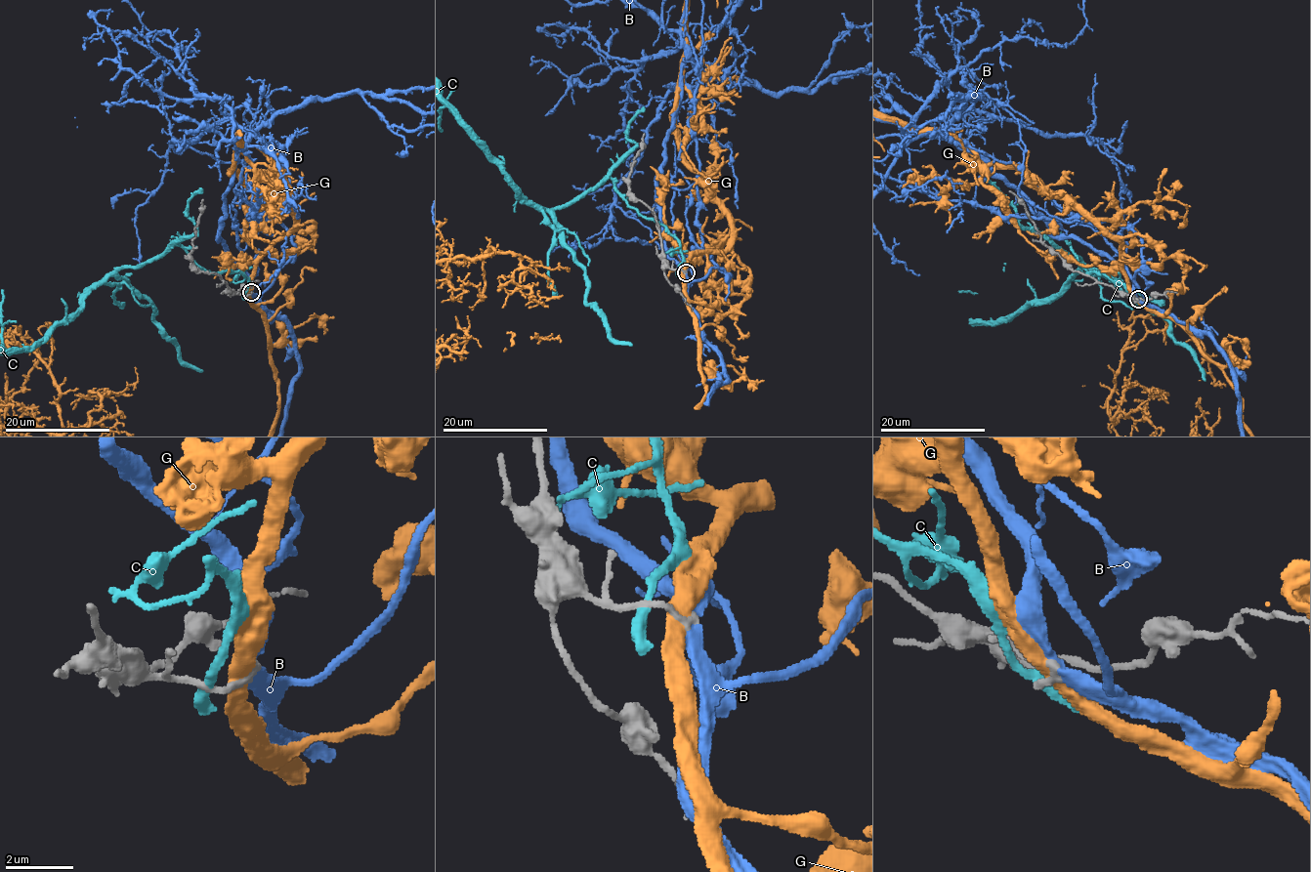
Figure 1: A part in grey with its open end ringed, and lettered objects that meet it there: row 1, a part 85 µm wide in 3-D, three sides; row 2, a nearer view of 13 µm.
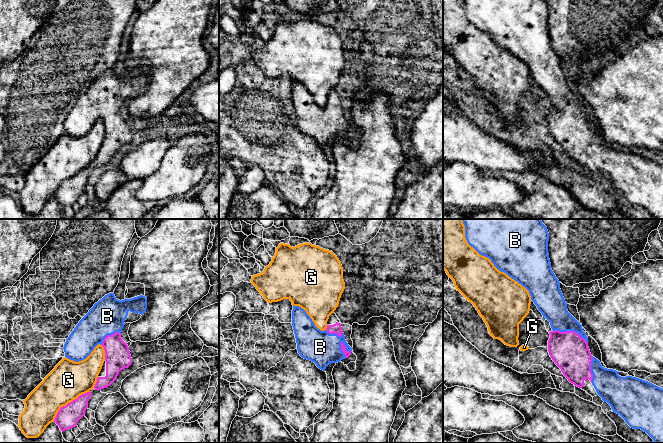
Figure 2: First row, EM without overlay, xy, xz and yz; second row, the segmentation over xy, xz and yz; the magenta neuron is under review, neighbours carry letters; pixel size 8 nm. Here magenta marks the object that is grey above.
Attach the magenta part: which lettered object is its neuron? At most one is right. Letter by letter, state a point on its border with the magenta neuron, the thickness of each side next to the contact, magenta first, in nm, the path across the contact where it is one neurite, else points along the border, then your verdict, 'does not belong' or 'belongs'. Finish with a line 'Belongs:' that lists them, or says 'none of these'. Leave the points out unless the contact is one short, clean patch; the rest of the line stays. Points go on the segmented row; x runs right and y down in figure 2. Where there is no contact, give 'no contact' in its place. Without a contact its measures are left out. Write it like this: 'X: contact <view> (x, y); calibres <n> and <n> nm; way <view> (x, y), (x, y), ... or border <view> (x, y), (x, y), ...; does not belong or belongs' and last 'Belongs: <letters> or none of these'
B: contact yz (571, 331); calibres 300 and 220 nm; belongs
C: no contact; does not belong
G: contact xy (68, 403); calibres 180 and 300 nm; does not belong
Belongs: B

